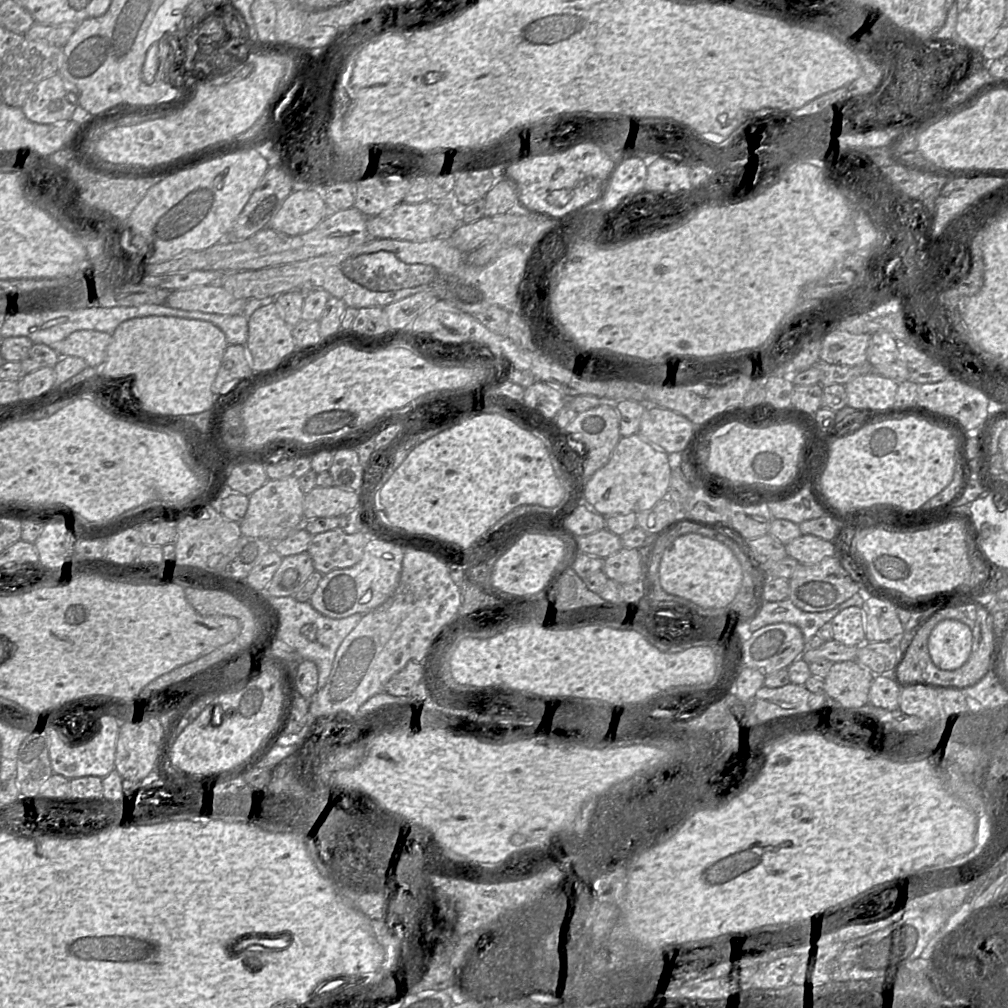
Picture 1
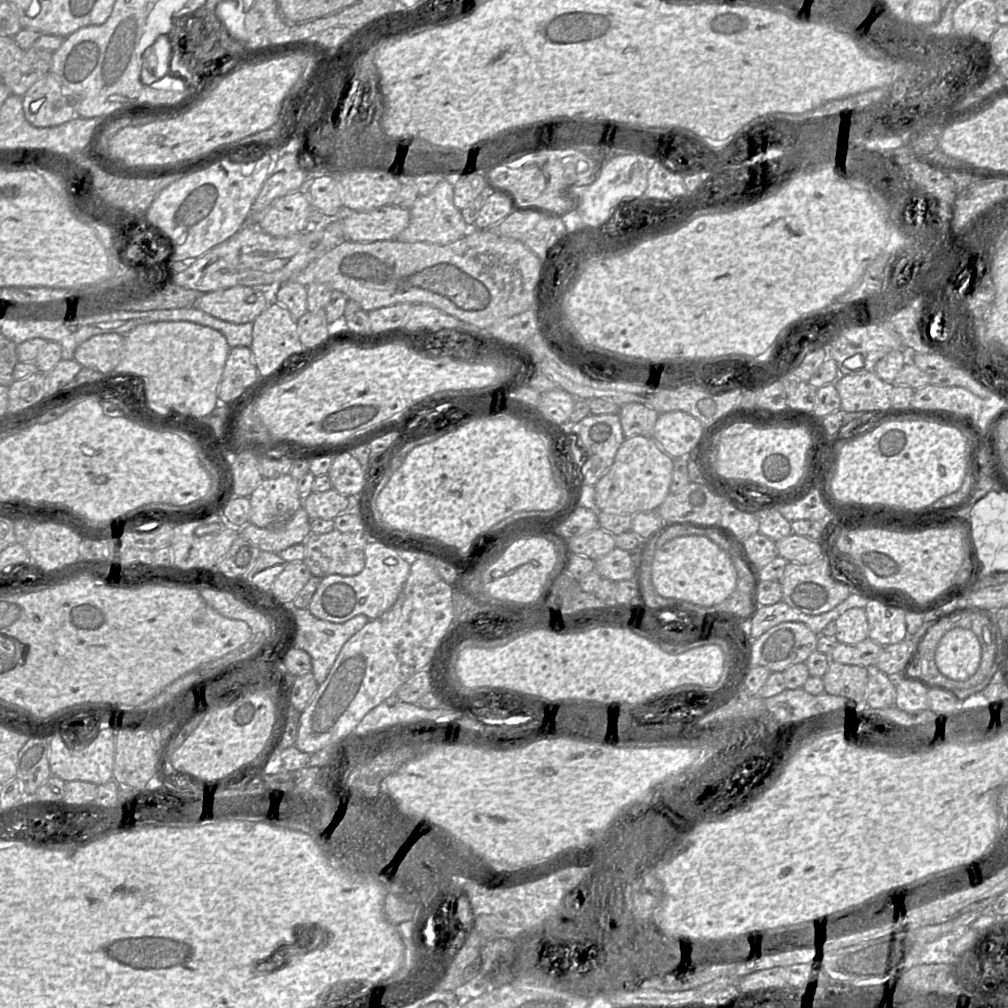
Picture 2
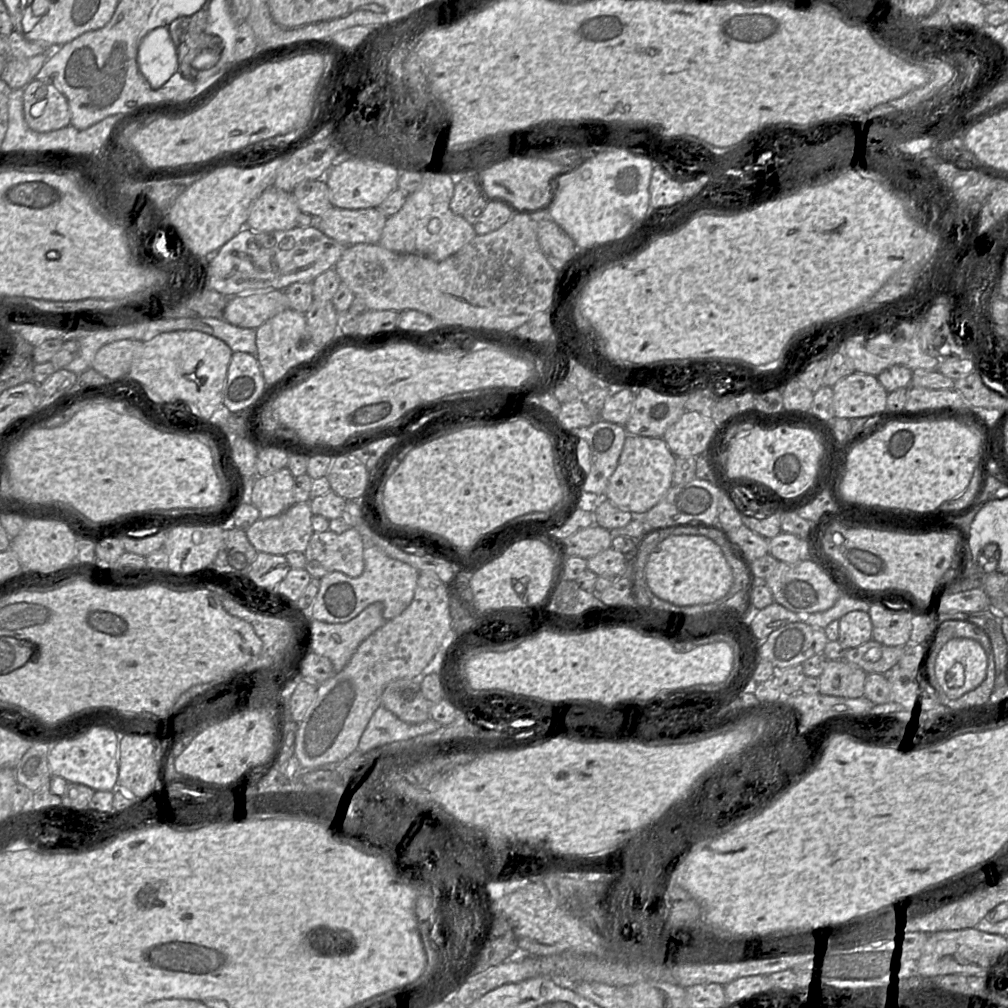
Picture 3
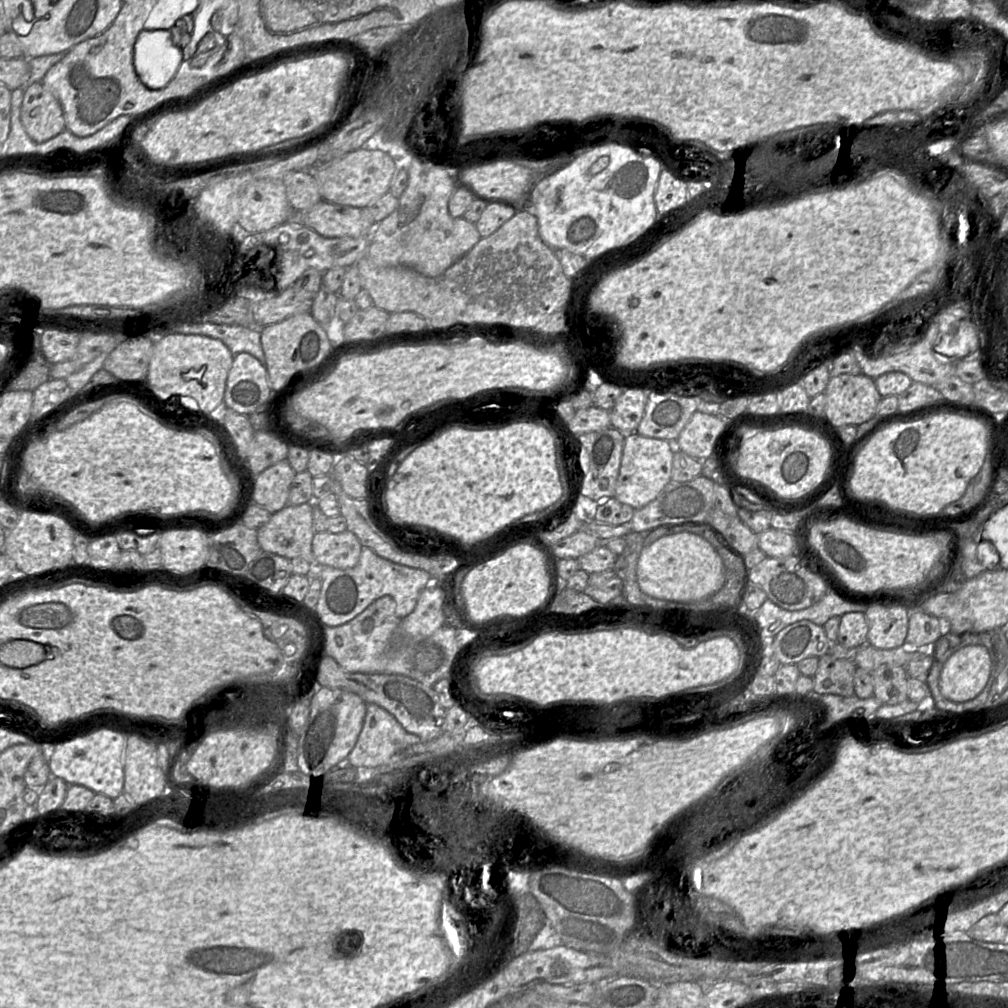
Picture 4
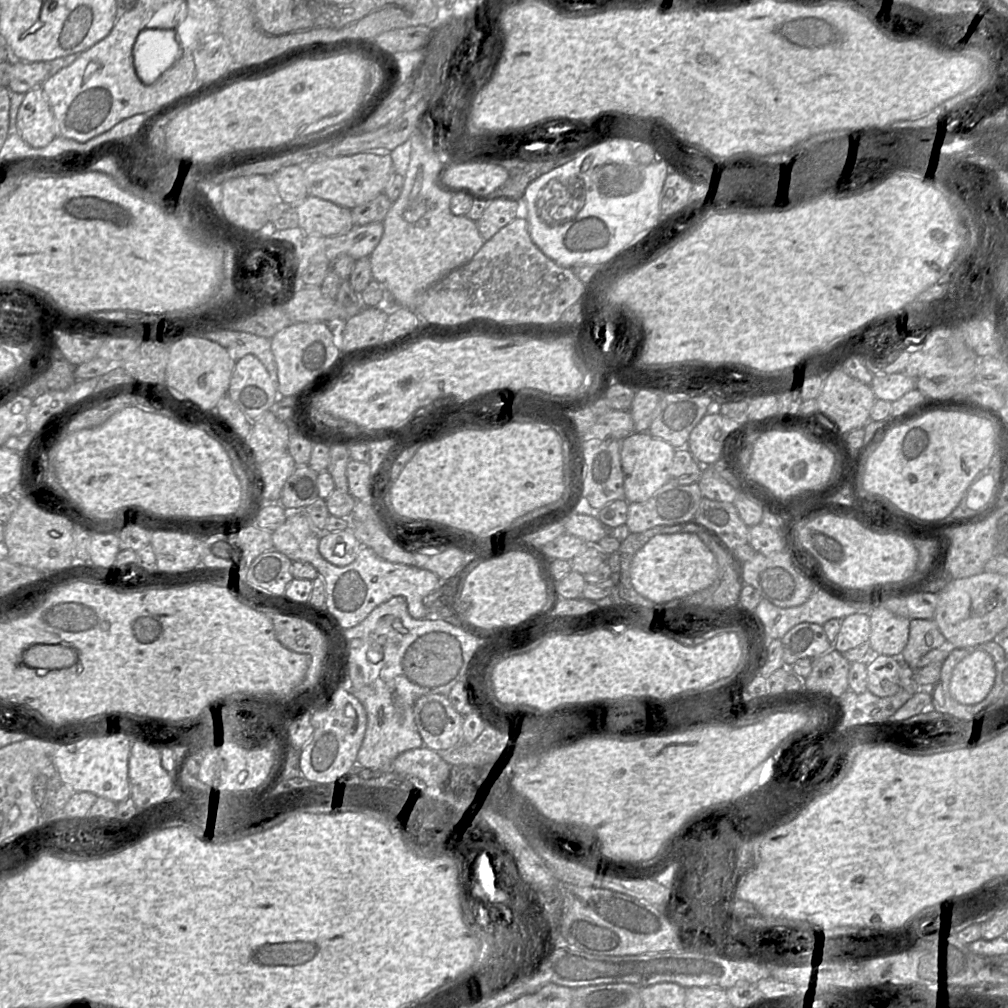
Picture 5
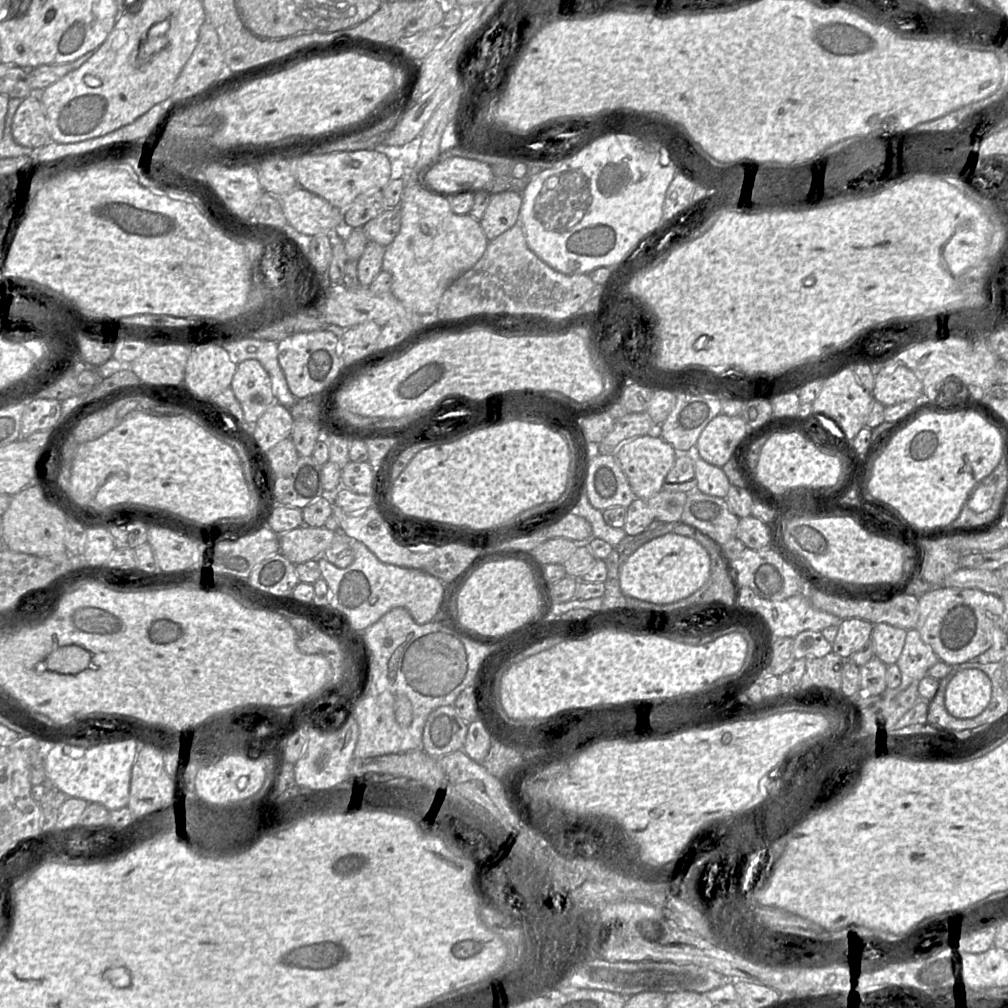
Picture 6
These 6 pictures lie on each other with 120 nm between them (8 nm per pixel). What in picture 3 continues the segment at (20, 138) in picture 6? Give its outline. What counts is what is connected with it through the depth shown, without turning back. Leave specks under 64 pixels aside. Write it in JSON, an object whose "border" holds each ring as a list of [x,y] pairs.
{"border":[[[32,80],[23,88],[24,119],[33,131],[44,133],[69,126],[70,108],[52,84]]]}

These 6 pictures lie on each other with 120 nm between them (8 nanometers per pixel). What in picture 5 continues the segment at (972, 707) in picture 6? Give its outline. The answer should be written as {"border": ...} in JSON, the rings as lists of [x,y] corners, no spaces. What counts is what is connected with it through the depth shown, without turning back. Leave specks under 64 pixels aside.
{"border":[[[962,649],[962,659],[954,667],[948,686],[950,700],[965,706],[981,702],[995,681],[991,657],[981,649]]]}

